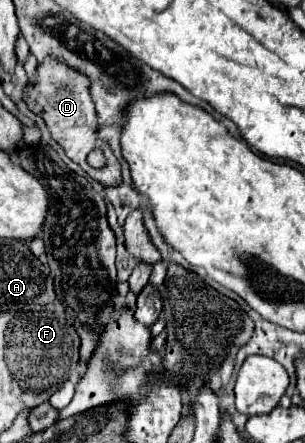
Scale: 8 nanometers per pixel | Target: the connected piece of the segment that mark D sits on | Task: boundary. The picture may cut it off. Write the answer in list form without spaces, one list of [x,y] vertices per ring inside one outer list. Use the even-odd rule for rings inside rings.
[[[46,58],[38,68],[36,68],[36,76],[34,78],[28,78],[26,82],[26,88],[24,88],[24,102],[28,104],[28,108],[38,114],[52,138],[64,148],[66,156],[70,160],[74,160],[76,164],[80,164],[86,174],[90,178],[94,178],[96,182],[104,184],[104,186],[118,186],[122,184],[122,168],[120,168],[120,162],[118,158],[112,154],[108,142],[104,142],[100,136],[98,136],[98,118],[96,118],[96,110],[94,110],[94,102],[90,98],[90,80],[86,80],[78,70],[66,66],[64,62],[56,60],[56,58]],[[92,148],[104,148],[104,154],[108,158],[108,166],[102,168],[102,170],[94,170],[88,166],[86,162],[86,156],[88,152],[92,152]]]

